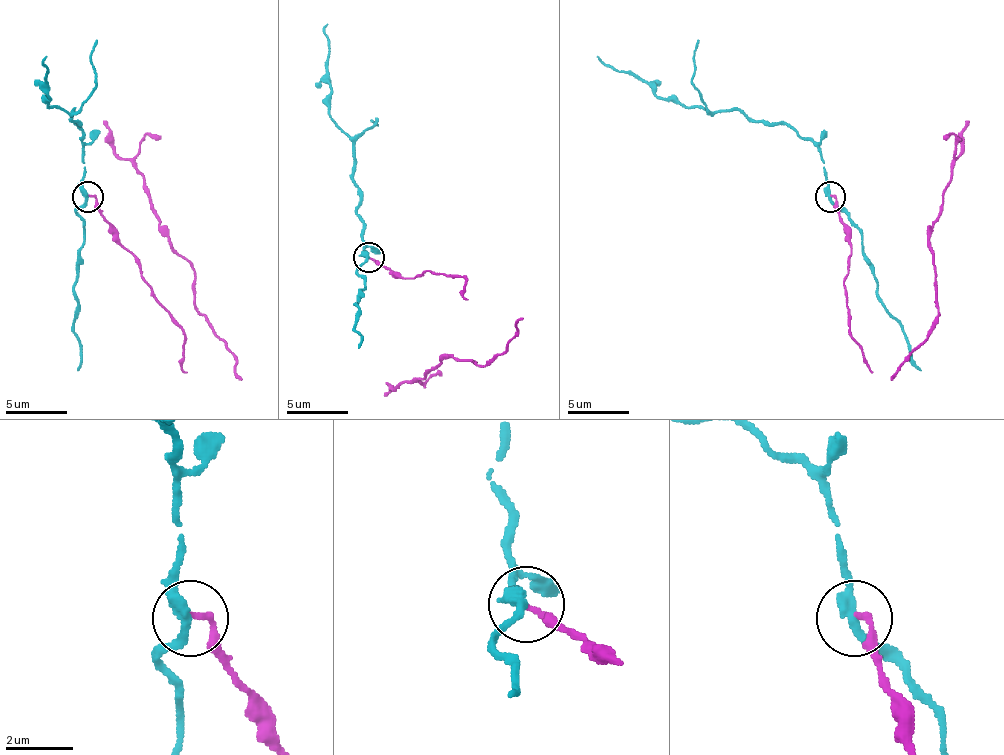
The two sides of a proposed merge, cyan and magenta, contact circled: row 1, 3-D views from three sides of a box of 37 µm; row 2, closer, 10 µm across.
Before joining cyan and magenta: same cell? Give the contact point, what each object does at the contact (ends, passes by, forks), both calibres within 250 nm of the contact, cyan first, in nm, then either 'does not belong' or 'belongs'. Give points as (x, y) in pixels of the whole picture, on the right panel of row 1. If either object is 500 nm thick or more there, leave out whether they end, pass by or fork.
(830, 197) | cyan passes by | magenta ends | 300/170 nm | does not belong

